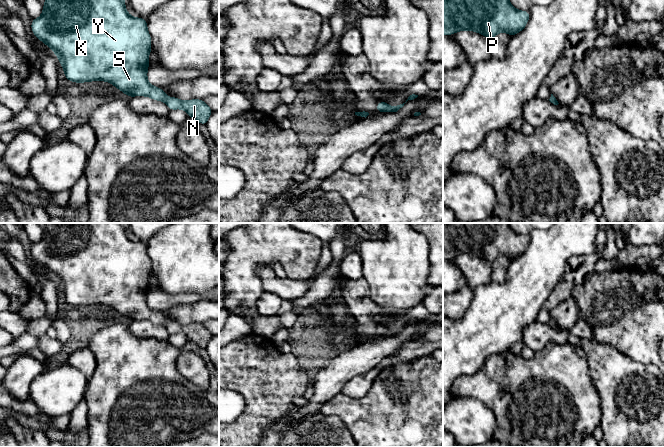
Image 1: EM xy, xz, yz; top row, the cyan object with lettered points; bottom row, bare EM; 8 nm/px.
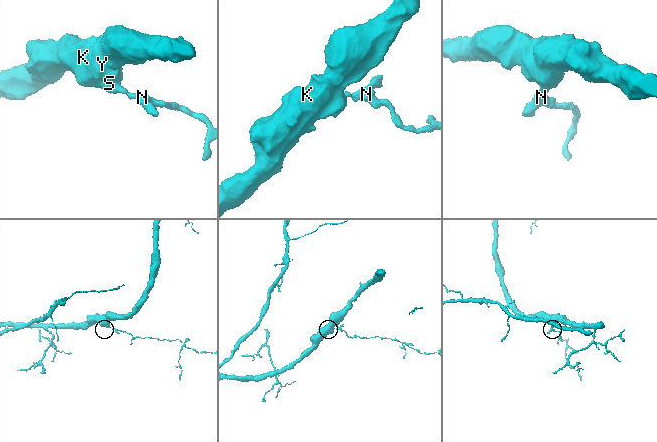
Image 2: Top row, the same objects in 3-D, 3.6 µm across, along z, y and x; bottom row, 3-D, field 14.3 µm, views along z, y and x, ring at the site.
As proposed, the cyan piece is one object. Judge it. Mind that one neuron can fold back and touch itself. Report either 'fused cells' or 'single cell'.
single cell

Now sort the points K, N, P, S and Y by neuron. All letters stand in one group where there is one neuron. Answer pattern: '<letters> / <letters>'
K N P S Y

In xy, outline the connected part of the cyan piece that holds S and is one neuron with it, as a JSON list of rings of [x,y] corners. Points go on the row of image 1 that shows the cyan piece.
[[[45,0],[41,16],[32,19],[31,28],[36,38],[44,42],[54,51],[61,66],[64,68],[66,79],[71,82],[83,83],[89,81],[107,81],[124,92],[128,97],[148,96],[157,101],[164,101],[169,110],[184,109],[189,117],[202,125],[206,125],[211,108],[200,99],[182,101],[175,97],[167,97],[164,90],[152,86],[147,80],[151,37],[147,30],[147,20],[134,18],[126,11],[124,0]]]

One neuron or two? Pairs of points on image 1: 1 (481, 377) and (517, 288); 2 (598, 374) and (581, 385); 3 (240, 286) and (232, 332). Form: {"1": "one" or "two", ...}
{"1": "two", "2": "two", "3": "two"}

